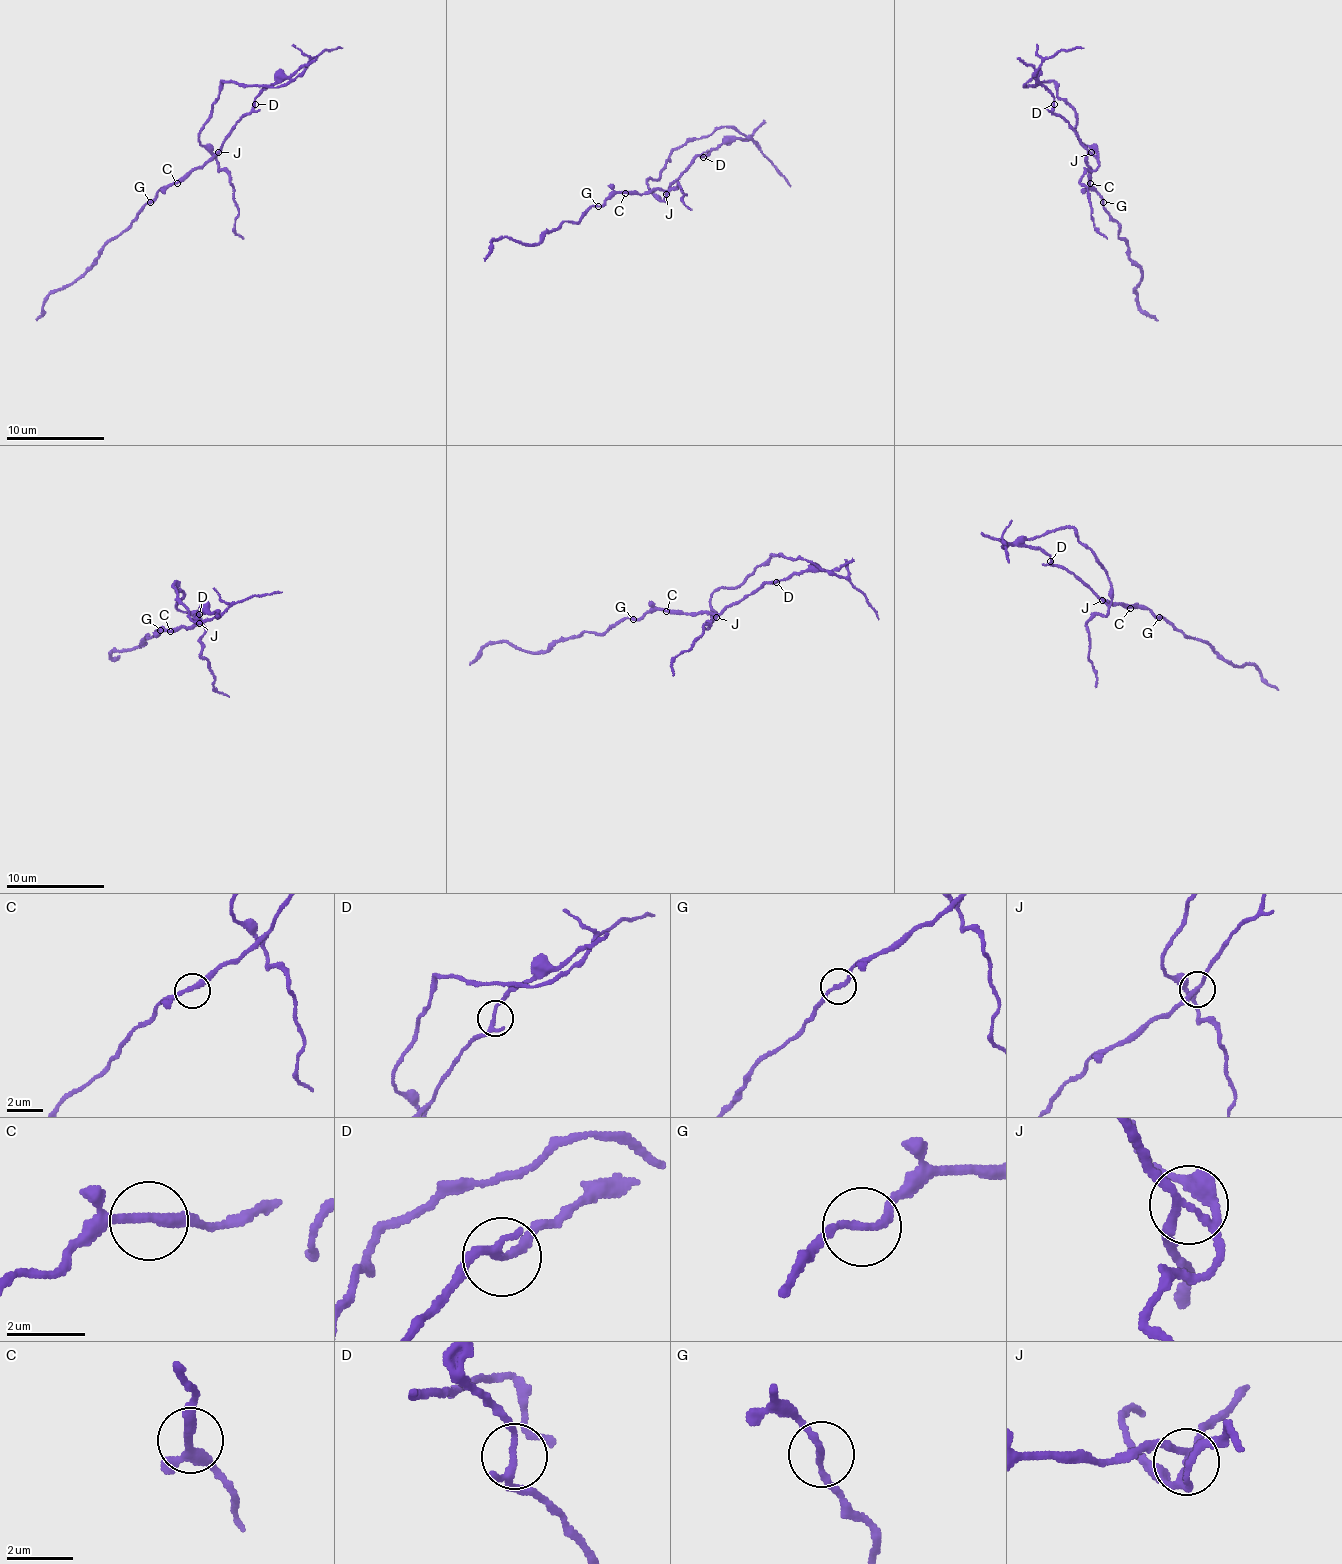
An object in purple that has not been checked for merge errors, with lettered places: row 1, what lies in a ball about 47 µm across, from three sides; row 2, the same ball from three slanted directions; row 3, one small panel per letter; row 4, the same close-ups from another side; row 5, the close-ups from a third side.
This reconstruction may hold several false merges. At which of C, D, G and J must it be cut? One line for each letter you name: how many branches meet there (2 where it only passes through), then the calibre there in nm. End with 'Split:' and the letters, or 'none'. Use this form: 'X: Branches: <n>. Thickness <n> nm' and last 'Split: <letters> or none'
G: Branches: 2. Thickness 180 nm
J: Branches: 4. Thickness 180 nm
Split: G, J

